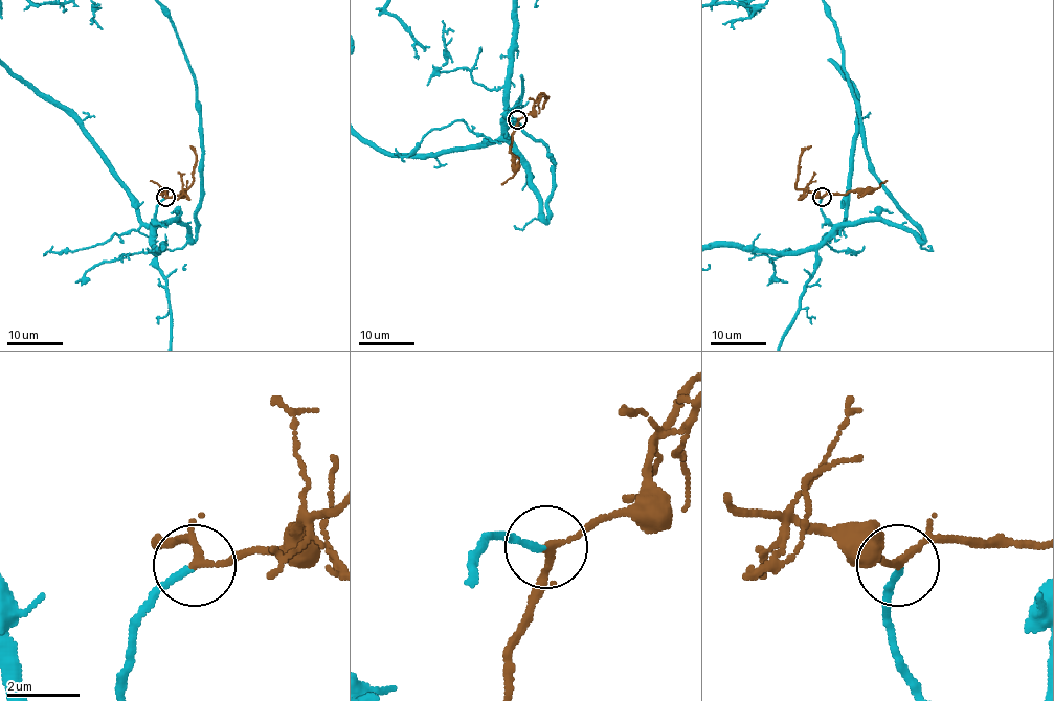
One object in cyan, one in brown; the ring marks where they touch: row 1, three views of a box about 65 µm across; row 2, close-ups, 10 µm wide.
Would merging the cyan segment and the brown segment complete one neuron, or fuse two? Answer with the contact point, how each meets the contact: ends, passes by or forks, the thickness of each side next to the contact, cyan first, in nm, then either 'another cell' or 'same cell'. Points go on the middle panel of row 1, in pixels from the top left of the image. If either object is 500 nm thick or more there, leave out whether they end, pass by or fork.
(517, 119) | cyan ends | brown passes by | 180/170 nm | same cell

